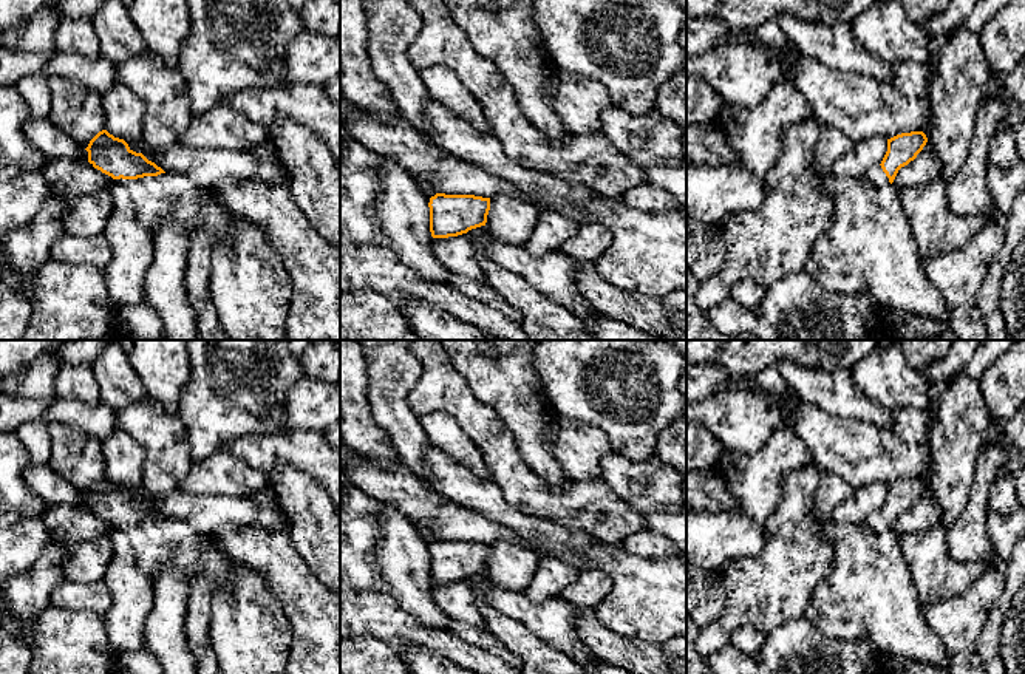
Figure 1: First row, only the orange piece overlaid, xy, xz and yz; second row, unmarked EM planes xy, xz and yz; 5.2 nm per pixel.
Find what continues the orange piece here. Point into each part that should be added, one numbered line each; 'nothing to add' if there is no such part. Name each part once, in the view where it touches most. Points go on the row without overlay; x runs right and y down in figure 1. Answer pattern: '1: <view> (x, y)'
1: xy (166, 543)

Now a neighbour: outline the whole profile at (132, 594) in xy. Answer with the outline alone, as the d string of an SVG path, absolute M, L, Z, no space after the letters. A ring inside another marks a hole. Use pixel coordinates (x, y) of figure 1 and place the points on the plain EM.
M113 529L107 536L114 553L102 580L111 597L111 608L104 617L105 629L117 654L135 652L145 648L153 581L138 569L135 550L122 530Z

